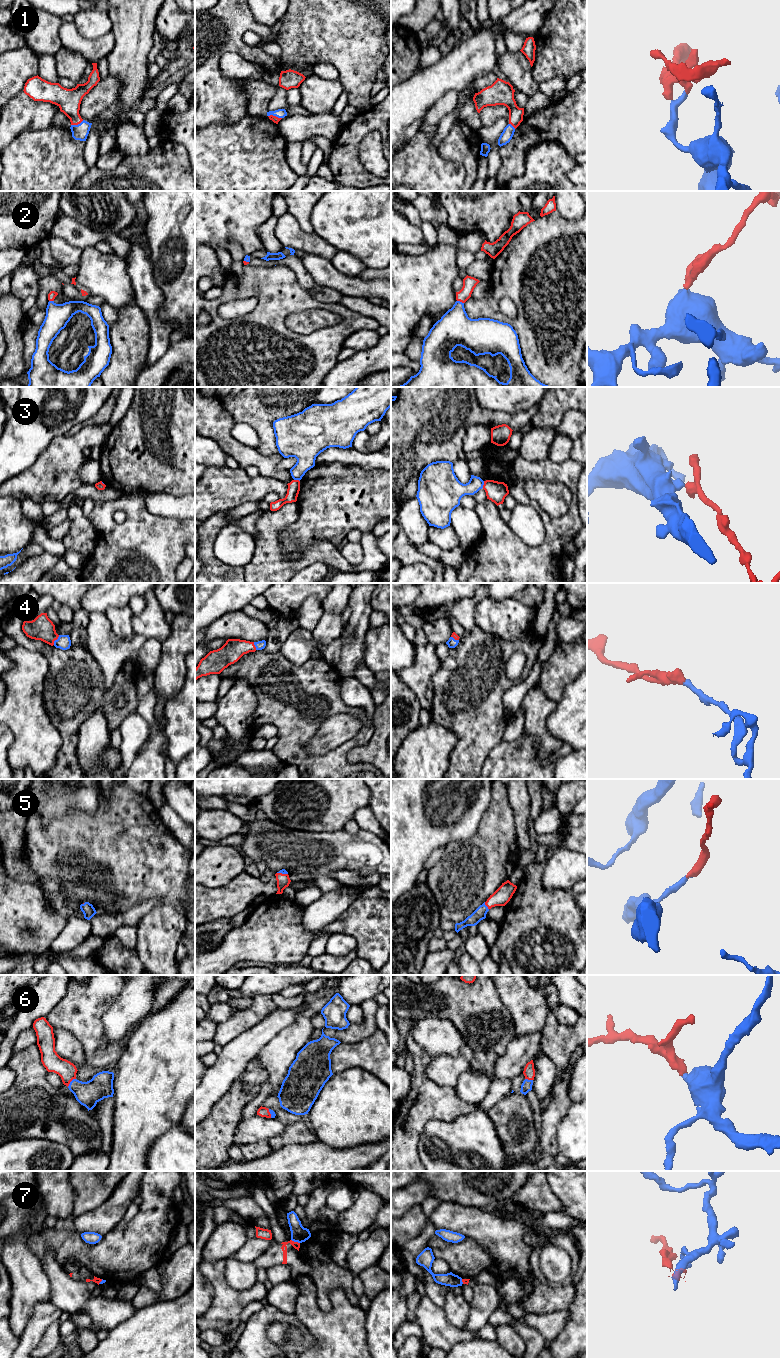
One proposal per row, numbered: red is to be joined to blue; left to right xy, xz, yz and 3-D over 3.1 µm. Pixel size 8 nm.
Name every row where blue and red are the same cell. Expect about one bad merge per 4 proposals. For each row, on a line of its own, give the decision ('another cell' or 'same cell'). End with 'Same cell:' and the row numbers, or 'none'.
1: same cell
2: same cell
3: another cell
4: same cell
5: same cell
6: same cell
7: another cell
Same cell: 1, 2, 4, 5, 6

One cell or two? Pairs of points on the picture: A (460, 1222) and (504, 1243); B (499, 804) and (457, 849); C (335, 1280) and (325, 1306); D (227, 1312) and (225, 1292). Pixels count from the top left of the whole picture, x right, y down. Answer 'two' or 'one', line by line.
A: one
B: one
C: one
D: one

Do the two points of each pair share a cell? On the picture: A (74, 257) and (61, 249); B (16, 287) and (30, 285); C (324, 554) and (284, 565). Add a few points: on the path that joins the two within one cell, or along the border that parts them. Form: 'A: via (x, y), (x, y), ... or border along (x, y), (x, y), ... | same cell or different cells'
A: via (71, 255), (64, 252) | same cell
B: via (19, 287), (27, 285) | same cell
C: via (314, 554), (294, 565) | same cell

